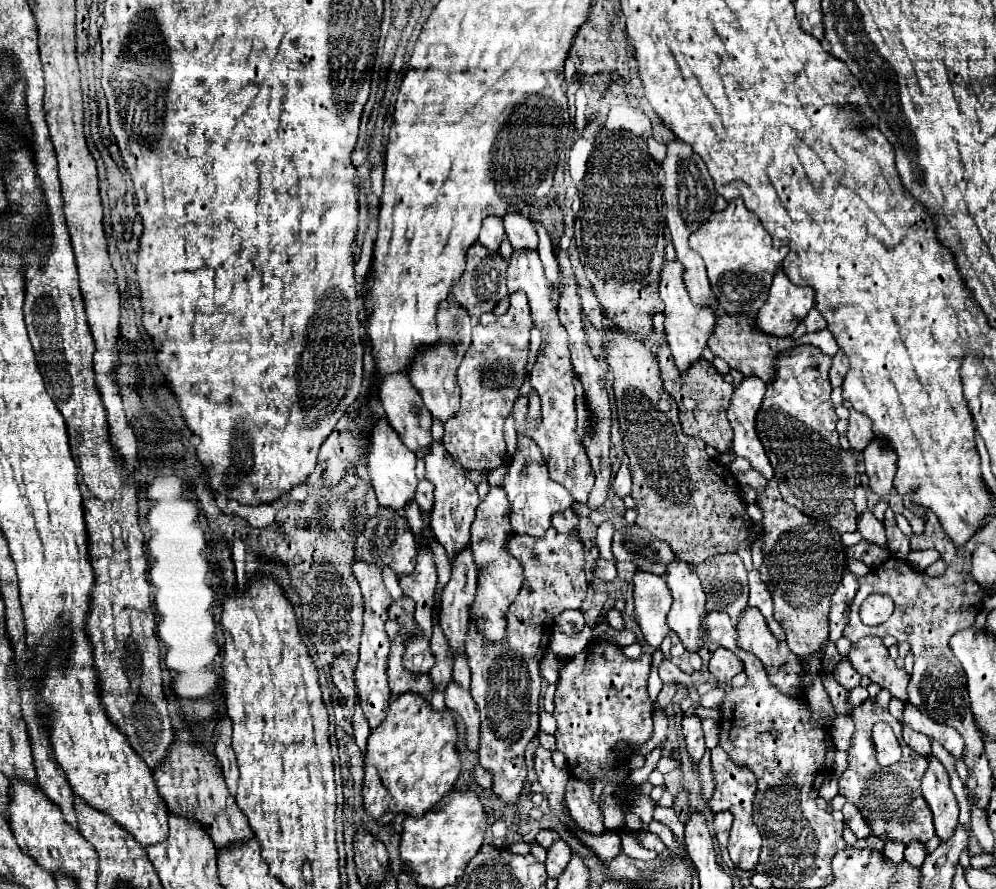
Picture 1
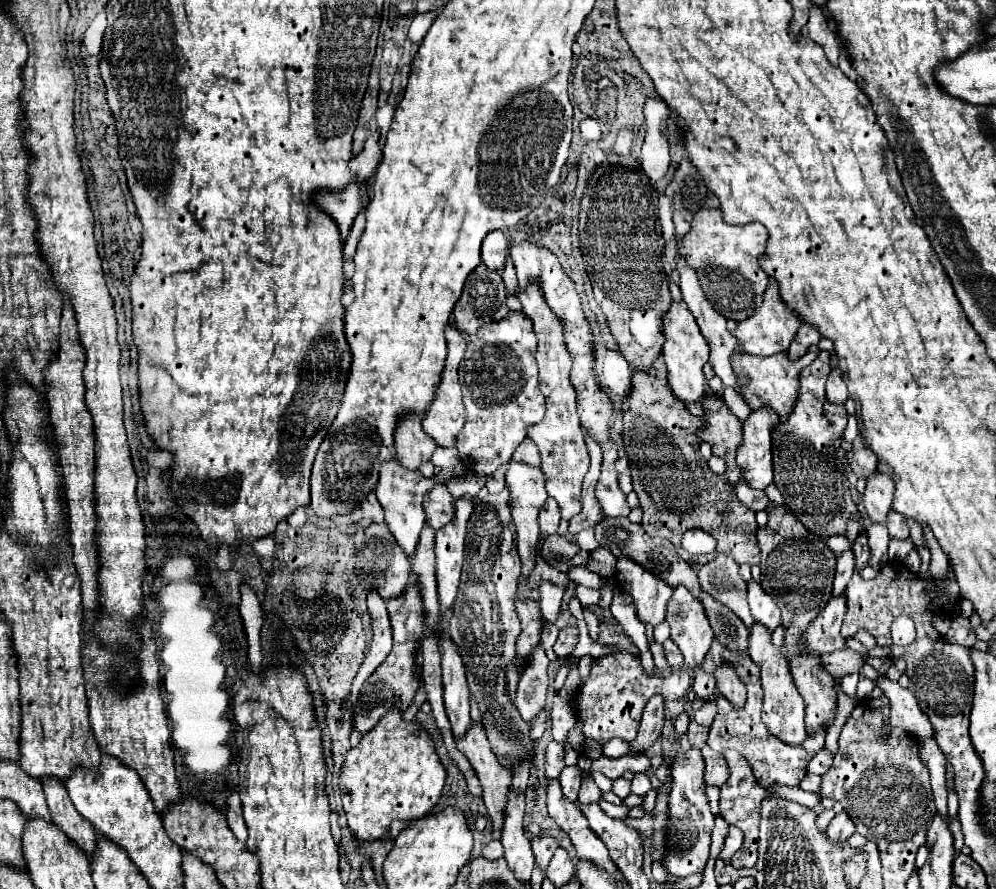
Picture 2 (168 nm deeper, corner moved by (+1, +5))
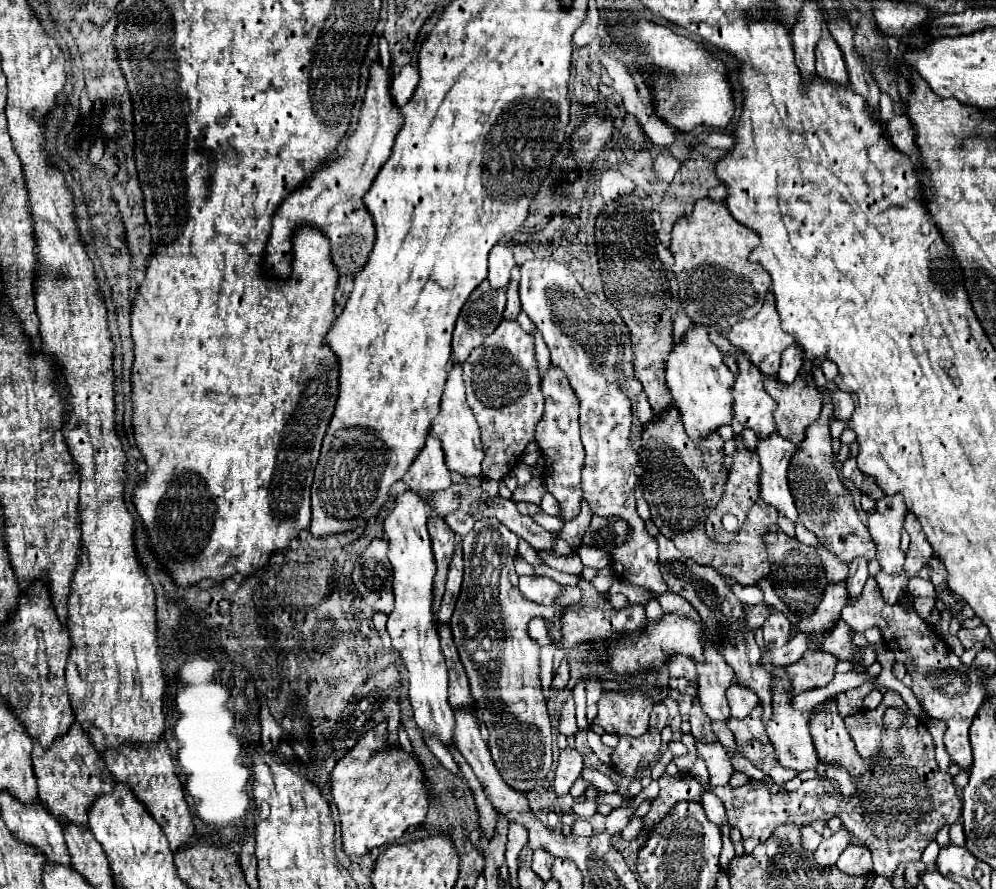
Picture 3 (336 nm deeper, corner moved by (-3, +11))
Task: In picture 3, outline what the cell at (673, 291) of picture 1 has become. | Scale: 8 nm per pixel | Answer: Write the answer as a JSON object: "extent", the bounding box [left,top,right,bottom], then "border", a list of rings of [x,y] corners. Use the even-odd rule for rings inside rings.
{"extent":[667,327,733,443],"border":[[[693,327],[687,331],[685,341],[673,347],[667,357],[667,385],[675,397],[685,431],[695,443],[705,441],[723,425],[733,423],[733,383],[733,373],[723,363],[723,353],[711,343],[705,327]]]}

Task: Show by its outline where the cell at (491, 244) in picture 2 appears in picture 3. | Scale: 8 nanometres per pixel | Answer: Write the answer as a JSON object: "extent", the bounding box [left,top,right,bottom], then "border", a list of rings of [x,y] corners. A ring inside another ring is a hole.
{"extent":[489,245,515,289],"border":[[[495,245],[489,253],[489,285],[491,289],[507,289],[511,281],[511,269],[515,267],[513,253],[507,245]]]}

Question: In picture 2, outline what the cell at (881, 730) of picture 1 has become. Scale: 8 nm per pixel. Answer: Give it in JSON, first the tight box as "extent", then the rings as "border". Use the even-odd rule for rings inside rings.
{"extent":[875,679,935,739],"border":[[[889,679],[875,681],[875,683],[883,689],[883,695],[891,699],[891,715],[887,717],[887,731],[883,733],[883,739],[887,739],[893,727],[903,727],[905,731],[917,737],[935,737],[935,729],[931,721],[919,709],[909,689],[903,689],[899,683],[893,683]]]}

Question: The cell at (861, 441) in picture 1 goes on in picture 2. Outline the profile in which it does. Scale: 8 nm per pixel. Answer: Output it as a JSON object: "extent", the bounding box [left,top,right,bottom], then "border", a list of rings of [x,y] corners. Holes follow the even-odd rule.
{"extent":[851,435,877,477],"border":[[[861,435],[853,441],[851,449],[851,469],[857,473],[857,477],[869,477],[877,467],[877,457],[873,455],[871,449],[865,447]]]}

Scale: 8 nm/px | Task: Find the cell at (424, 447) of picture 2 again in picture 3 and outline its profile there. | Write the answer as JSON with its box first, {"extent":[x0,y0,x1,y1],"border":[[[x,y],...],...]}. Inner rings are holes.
{"extent":[403,437,451,493],"border":[[[427,437],[425,447],[421,449],[411,469],[405,473],[403,481],[415,493],[431,493],[437,489],[447,489],[451,485],[451,475],[443,465],[441,445],[433,437]]]}

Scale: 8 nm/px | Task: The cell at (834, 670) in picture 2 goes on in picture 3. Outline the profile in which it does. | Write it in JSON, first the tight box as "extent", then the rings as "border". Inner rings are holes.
{"extent":[785,651,837,695],"border":[[[807,651],[799,661],[785,667],[791,681],[791,693],[799,695],[801,691],[827,685],[835,675],[835,665],[837,659],[831,657],[829,653]]]}

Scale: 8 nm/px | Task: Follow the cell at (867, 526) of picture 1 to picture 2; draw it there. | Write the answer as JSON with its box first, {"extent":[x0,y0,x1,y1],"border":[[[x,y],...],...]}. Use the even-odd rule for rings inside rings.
{"extent":[853,533,871,571],"border":[[[861,533],[855,543],[853,543],[853,551],[855,551],[855,571],[863,569],[863,565],[867,565],[869,557],[871,557],[871,547],[869,547],[869,539],[867,539],[867,533]]]}

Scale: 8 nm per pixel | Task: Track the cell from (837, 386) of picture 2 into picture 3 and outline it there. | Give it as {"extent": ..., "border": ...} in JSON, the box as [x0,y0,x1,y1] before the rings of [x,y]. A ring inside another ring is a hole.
{"extent":[833,387,853,421],"border":[[[833,387],[833,415],[835,415],[835,419],[839,419],[839,421],[849,419],[851,413],[853,413],[851,393],[839,393],[839,389]]]}

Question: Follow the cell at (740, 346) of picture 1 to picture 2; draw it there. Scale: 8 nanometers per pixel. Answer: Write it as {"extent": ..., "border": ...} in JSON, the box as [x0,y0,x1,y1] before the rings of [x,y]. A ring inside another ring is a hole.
{"extent":[731,345,819,417],"border":[[[813,345],[803,357],[799,359],[789,359],[789,353],[787,351],[781,351],[777,355],[769,355],[769,357],[755,357],[755,355],[749,355],[745,351],[735,351],[731,355],[731,367],[741,383],[741,397],[747,401],[747,405],[751,409],[755,407],[761,407],[761,405],[767,405],[771,407],[775,413],[779,413],[779,417],[787,417],[787,413],[791,411],[795,399],[797,399],[797,389],[799,389],[799,383],[797,383],[797,375],[803,367],[807,367],[819,353],[819,347]]]}

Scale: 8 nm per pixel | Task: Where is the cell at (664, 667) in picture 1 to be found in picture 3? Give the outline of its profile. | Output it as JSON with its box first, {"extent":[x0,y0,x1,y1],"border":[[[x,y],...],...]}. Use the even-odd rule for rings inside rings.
{"extent":[561,579,645,647],"border":[[[579,579],[577,587],[581,589],[583,597],[577,605],[571,605],[563,611],[561,615],[561,647],[573,647],[579,641],[589,641],[589,639],[609,639],[615,637],[621,629],[637,629],[645,623],[643,609],[639,607],[623,607],[623,609],[613,609],[605,597],[599,595],[599,591],[585,579]]]}

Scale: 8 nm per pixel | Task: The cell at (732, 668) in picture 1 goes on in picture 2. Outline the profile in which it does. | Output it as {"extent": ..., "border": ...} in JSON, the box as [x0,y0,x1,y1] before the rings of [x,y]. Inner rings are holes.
{"extent":[713,661,745,707],"border":[[[723,661],[723,665],[719,665],[713,671],[715,679],[717,679],[717,689],[721,695],[725,695],[735,707],[743,707],[745,703],[745,685],[741,683],[735,667],[731,665],[731,661]]]}

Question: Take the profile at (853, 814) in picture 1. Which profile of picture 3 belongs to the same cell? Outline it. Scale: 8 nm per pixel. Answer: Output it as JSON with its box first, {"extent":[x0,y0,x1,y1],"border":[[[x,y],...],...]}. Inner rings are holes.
{"extent":[815,827,849,867],"border":[[[841,827],[835,835],[831,835],[831,839],[821,841],[819,847],[815,849],[817,865],[819,867],[833,867],[847,845],[849,845],[849,831],[845,827]]]}

